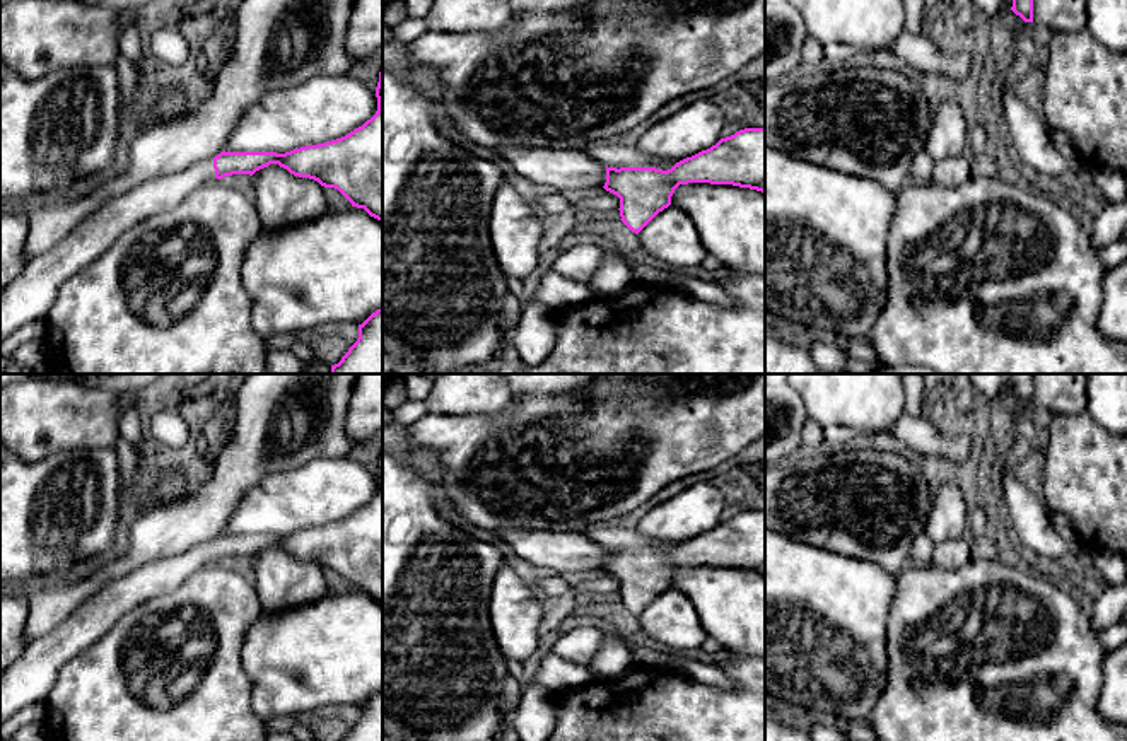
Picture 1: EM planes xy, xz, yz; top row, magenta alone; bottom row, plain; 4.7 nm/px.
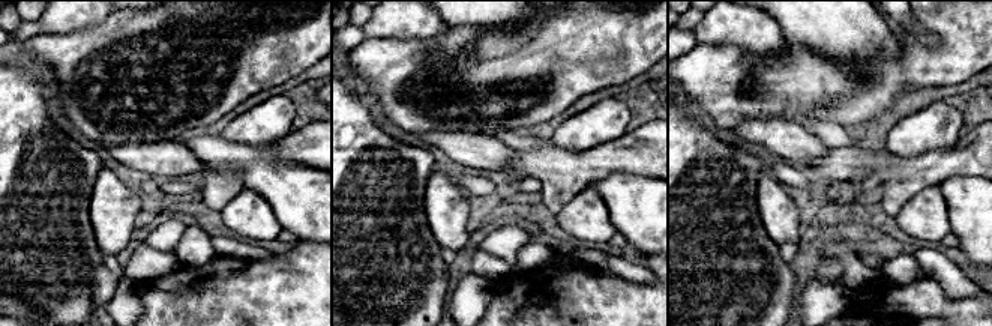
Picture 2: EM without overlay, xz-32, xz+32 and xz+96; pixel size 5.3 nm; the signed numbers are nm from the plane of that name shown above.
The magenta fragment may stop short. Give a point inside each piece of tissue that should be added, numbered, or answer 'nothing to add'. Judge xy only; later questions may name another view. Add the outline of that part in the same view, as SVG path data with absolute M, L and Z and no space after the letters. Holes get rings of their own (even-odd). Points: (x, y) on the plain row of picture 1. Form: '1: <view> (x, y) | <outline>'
1: xy (29, 680) | M213 540L188 551L137 567L108 582L60 627L27 644L22 656L0 674L0 726L32 703L46 703L60 669L92 645L120 618L145 601L172 592L193 572L215 560Z

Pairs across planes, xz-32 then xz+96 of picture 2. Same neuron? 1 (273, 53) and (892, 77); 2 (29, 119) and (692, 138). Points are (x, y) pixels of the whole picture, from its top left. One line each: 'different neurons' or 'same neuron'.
1: same neuron
2: same neuron

